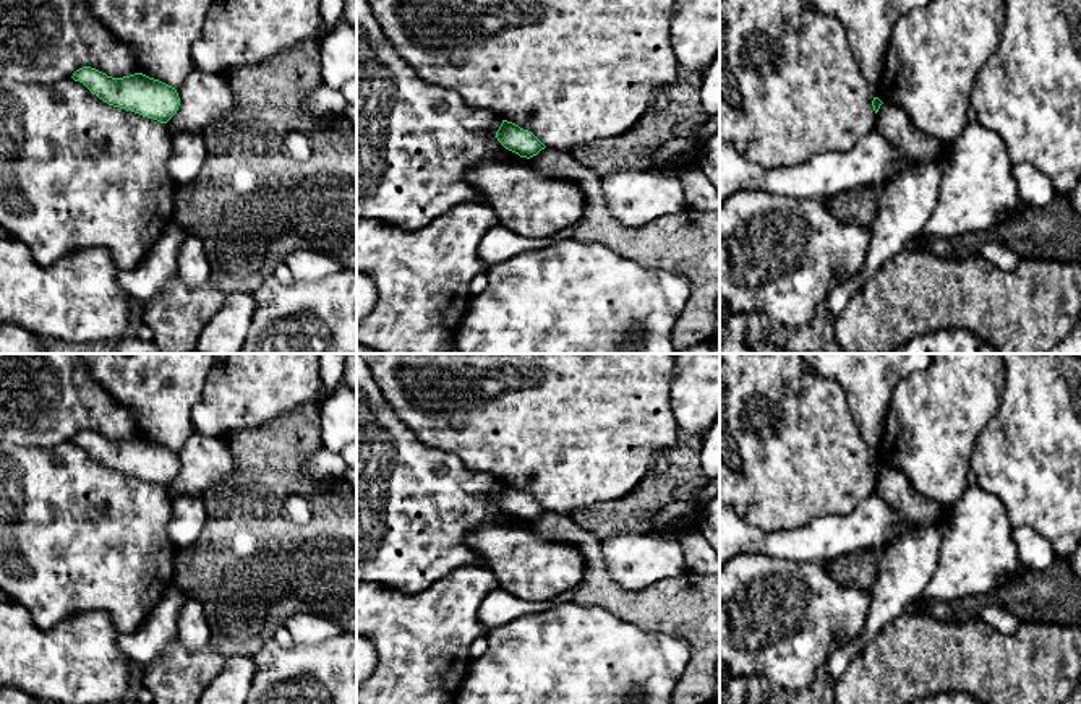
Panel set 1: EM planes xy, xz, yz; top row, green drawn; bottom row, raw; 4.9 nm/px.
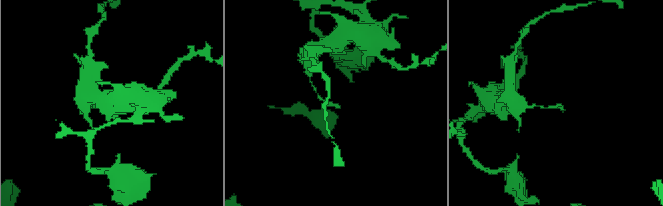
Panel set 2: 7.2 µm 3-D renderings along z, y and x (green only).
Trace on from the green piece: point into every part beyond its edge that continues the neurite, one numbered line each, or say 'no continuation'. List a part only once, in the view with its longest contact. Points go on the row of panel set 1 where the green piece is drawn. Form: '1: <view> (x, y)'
no continuation

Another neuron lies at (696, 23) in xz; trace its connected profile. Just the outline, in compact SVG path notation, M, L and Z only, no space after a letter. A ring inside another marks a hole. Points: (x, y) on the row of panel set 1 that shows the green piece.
M676 0L671 47L679 67L705 73L720 52L720 0Z

